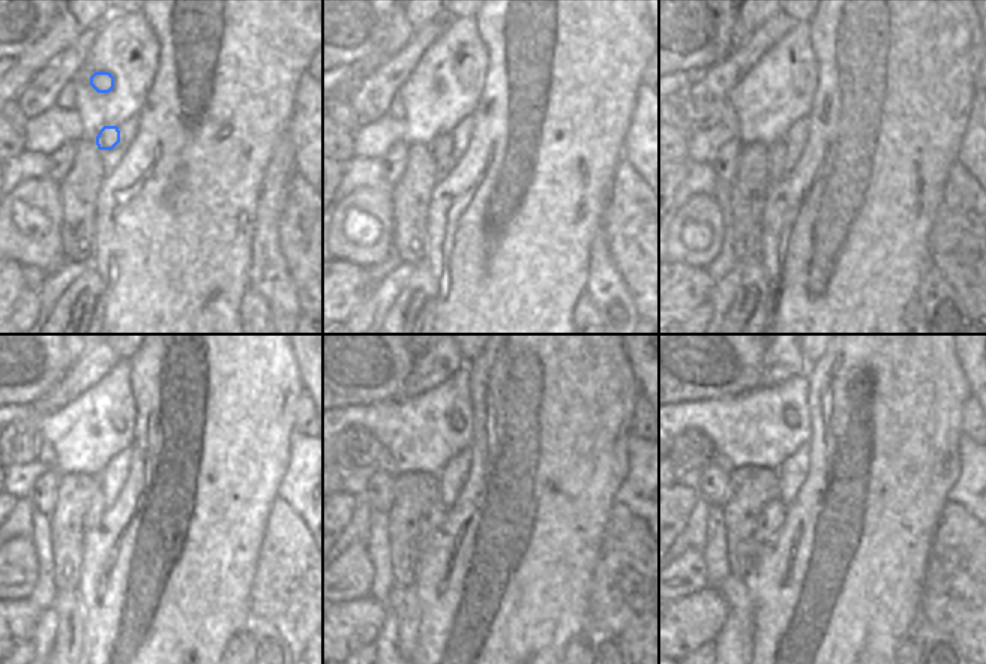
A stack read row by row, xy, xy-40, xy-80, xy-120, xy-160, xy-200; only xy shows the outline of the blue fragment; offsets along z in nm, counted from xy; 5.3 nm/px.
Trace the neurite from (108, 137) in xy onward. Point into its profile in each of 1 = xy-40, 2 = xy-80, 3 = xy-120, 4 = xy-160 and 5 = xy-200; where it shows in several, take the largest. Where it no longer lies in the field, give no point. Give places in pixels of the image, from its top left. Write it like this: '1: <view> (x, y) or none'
1: xy-40 (441, 147)
2: xy-80 (778, 150)
3: xy-120 (96, 508)
4: xy-160 (435, 511)
5: xy-200 (770, 519)

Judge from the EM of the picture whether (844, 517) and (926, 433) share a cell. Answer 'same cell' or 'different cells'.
same cell

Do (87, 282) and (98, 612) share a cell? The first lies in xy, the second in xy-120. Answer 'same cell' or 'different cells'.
different cells

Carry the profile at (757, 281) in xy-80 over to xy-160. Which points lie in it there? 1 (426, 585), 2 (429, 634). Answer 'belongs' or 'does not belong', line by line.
1: does not belong
2: does not belong

